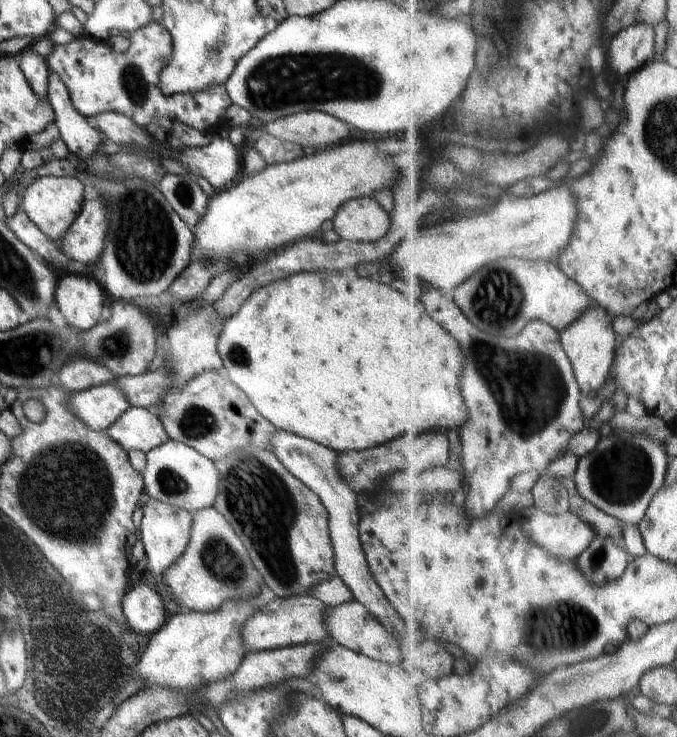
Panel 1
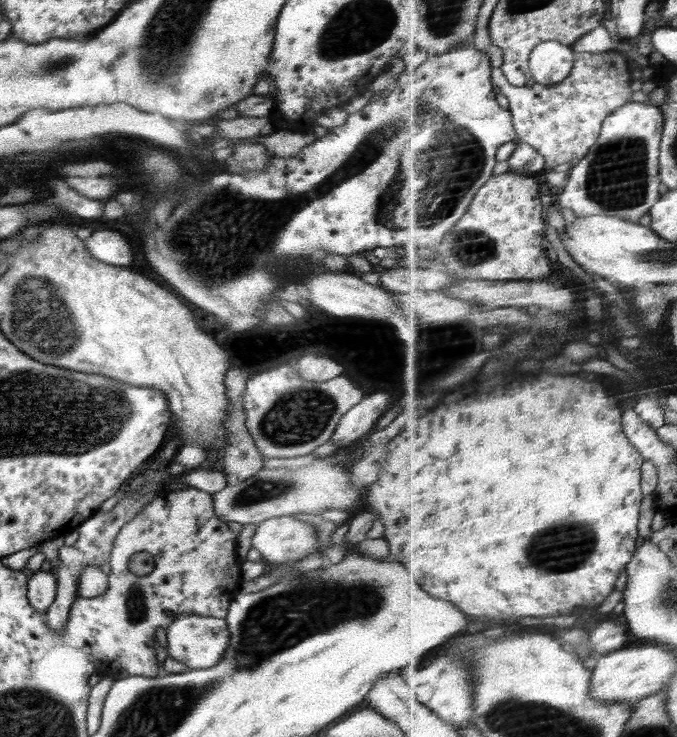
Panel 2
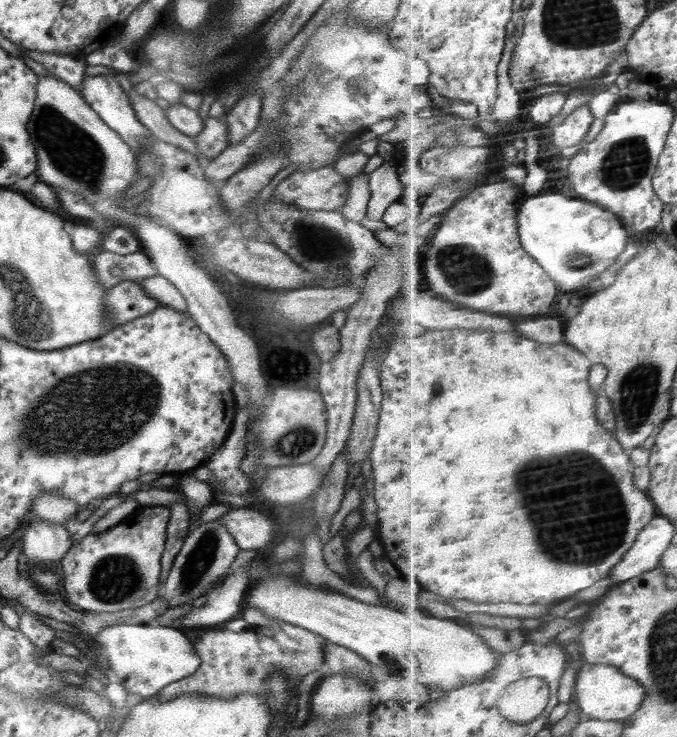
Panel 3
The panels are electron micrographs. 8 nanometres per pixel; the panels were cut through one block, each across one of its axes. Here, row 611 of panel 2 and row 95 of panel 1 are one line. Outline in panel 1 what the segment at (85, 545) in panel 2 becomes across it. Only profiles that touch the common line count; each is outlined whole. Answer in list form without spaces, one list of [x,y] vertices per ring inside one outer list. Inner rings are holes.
[[[50,74],[48,78],[47,102],[53,111],[54,124],[58,128],[59,138],[64,142],[70,154],[76,157],[78,163],[90,162],[85,171],[89,171],[89,182],[92,184],[96,195],[99,196],[105,207],[107,220],[110,222],[107,227],[103,252],[96,266],[102,271],[104,280],[101,281],[106,290],[124,302],[132,302],[138,296],[148,296],[157,299],[158,296],[168,290],[170,284],[178,279],[178,276],[189,266],[194,250],[194,236],[188,224],[178,216],[172,209],[169,201],[160,193],[157,186],[139,178],[136,175],[123,177],[119,170],[111,163],[109,156],[100,154],[101,134],[98,128],[90,124],[89,119],[78,114],[77,109],[72,105],[66,86],[56,77]]]

